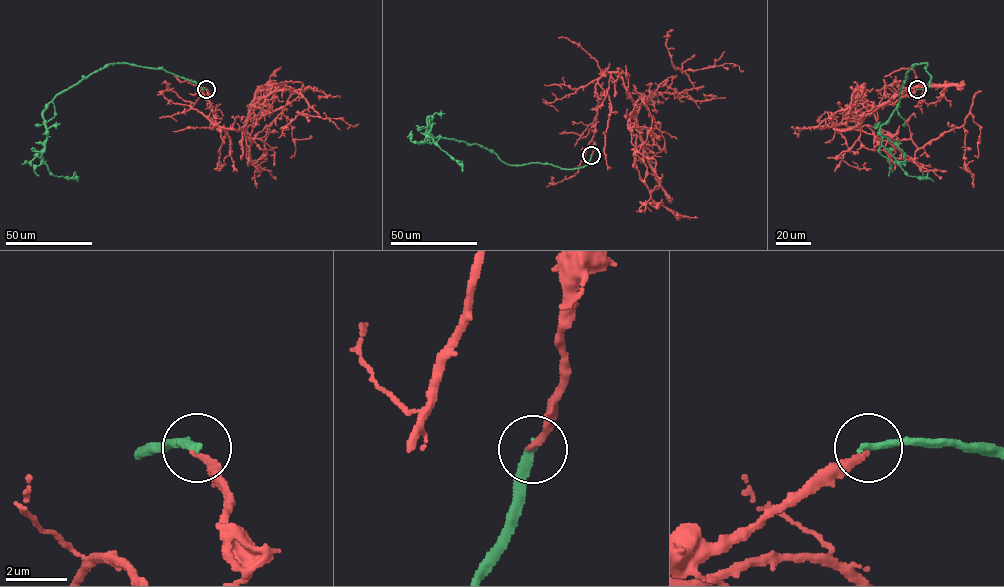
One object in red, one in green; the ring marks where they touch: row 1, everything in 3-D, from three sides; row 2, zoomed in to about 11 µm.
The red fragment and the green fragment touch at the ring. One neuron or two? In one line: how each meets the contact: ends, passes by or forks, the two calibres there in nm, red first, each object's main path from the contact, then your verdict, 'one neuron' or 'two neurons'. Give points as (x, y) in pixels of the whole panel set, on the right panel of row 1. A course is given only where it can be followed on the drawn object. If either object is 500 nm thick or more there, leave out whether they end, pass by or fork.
red ends there; green ends there; 240 nm thick on the red side, 280 nm on the other; red runs (917, 89), (835, 129), (854, 128), (873, 113), (878, 126), (922, 148), (970, 114), (980, 127), (977, 158); green runs (917, 89), (930, 82), (926, 63), (906, 73), (898, 105), (880, 129), (881, 144), (909, 176), (933, 181); two neurons

